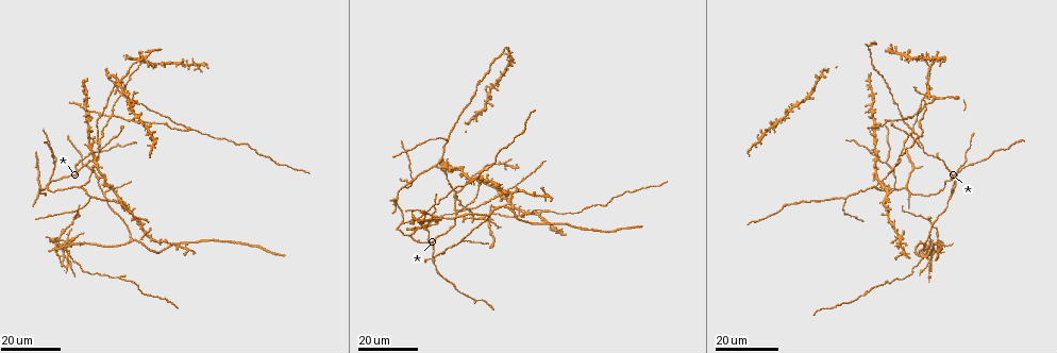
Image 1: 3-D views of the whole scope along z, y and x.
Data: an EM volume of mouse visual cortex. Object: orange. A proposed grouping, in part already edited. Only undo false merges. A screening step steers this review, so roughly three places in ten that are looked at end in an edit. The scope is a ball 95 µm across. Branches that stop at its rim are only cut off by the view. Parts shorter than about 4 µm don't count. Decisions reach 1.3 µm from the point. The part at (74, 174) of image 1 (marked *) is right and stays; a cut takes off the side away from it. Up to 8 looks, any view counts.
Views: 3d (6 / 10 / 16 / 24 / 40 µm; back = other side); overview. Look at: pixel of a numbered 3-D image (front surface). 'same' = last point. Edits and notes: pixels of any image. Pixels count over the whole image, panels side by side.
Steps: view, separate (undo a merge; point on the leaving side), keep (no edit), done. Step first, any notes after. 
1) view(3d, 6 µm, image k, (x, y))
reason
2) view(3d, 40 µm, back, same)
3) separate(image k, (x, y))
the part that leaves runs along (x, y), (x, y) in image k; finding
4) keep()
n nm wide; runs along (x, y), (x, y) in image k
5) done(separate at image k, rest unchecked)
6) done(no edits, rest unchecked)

view(3d, 16 µm, image 1, (434, 258))

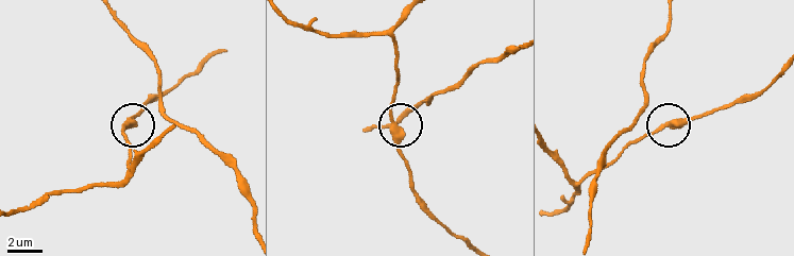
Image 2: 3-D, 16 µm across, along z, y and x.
view(3d, 10 µm, image 2, (673, 123))

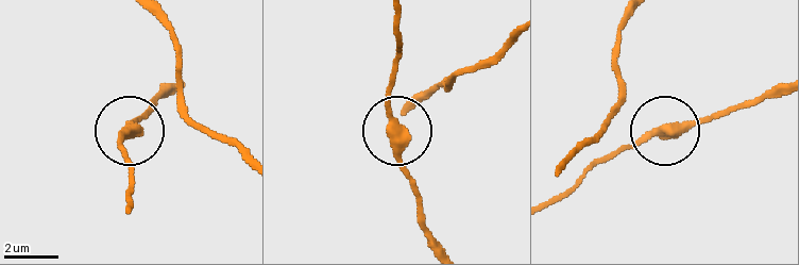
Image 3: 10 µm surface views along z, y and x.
keep()
380 nm wide; runs along (124, 209), (131, 175), (124, 139), (145, 113) in image 3; all the same cell

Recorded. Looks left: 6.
view(3d, 16 µm, image 1, (926, 239))
thick turns thin

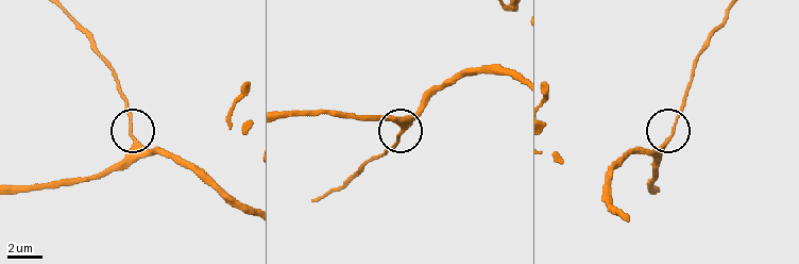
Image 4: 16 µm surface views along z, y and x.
view(3d, 6 µm, image 4, (134, 137))

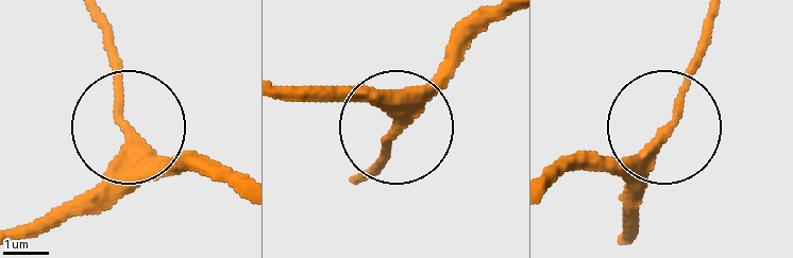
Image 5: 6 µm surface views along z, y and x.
keep()
runs along (357, 175), (392, 122), (350, 88) in image 5; one cell here

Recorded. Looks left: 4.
view(3d, 16 µm, image 1, (103, 191))

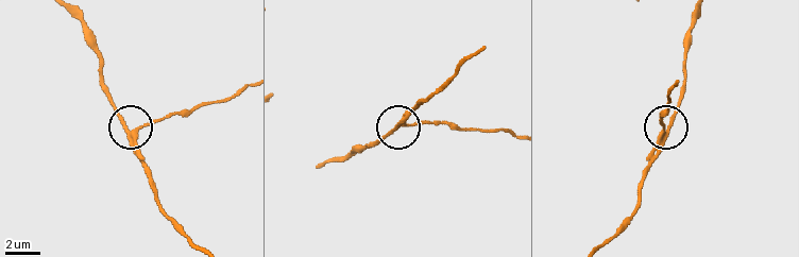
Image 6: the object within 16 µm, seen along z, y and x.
view(3d, 10 µm, image 6, (660, 133))

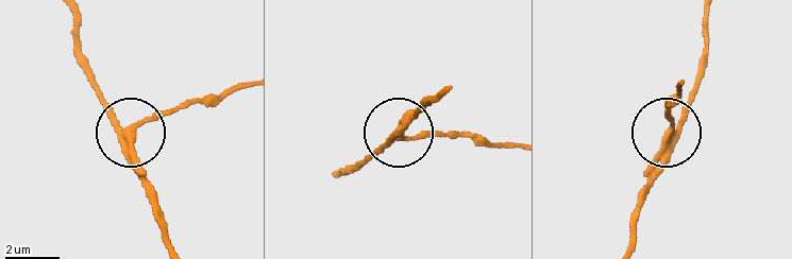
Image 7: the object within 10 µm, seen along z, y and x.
separate(image 7, (156, 117))
the part that leaves runs along (131, 148), (137, 128), (151, 120), (247, 88) in image 7; two cells meet here

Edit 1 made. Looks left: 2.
view(3d, 24 µm, image 1, (47, 187))
a fork

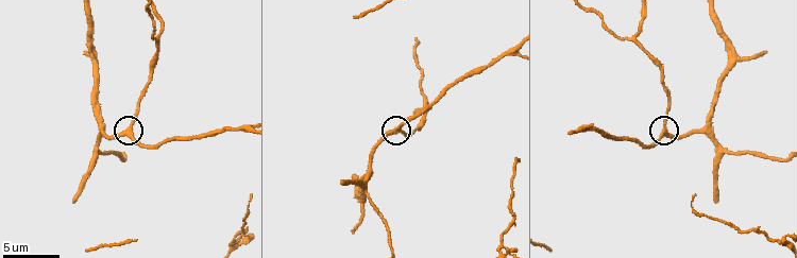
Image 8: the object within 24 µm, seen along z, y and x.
view(3d, 6 µm, image 8, (397, 132))

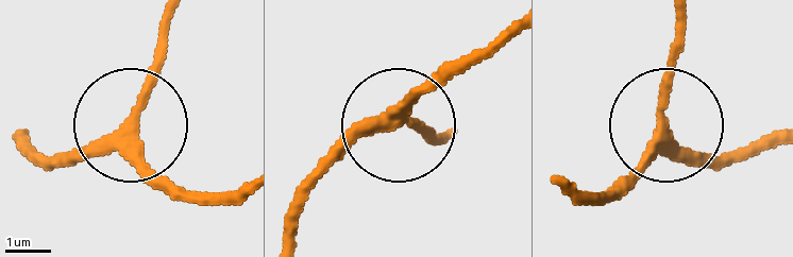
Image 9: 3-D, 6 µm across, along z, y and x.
keep()
runs along (288, 241), (296, 207), (344, 150), (390, 127), (433, 138) in image 9; one cell here

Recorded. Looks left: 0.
done(separate at image 7, rest unchecked)

